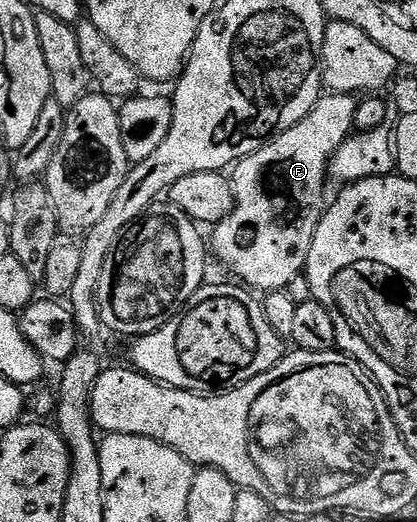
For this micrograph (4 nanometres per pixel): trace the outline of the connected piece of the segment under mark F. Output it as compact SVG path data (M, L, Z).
M325 93L314 104L314 108L310 108L310 112L298 120L298 124L269 138L253 154L240 159L231 167L230 181L236 206L228 216L215 223L213 230L216 231L212 238L210 234L210 250L234 273L240 274L241 283L260 292L271 292L287 288L294 276L305 273L310 244L314 244L314 232L326 209L324 181L327 183L330 178L328 163L345 138L353 133L356 103L357 99L350 94Z

